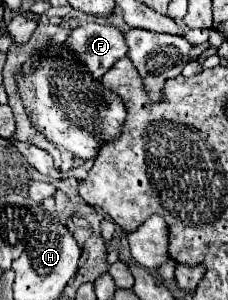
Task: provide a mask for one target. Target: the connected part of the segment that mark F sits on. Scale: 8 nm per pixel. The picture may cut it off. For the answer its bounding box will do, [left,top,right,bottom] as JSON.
[67,24,127,78]

